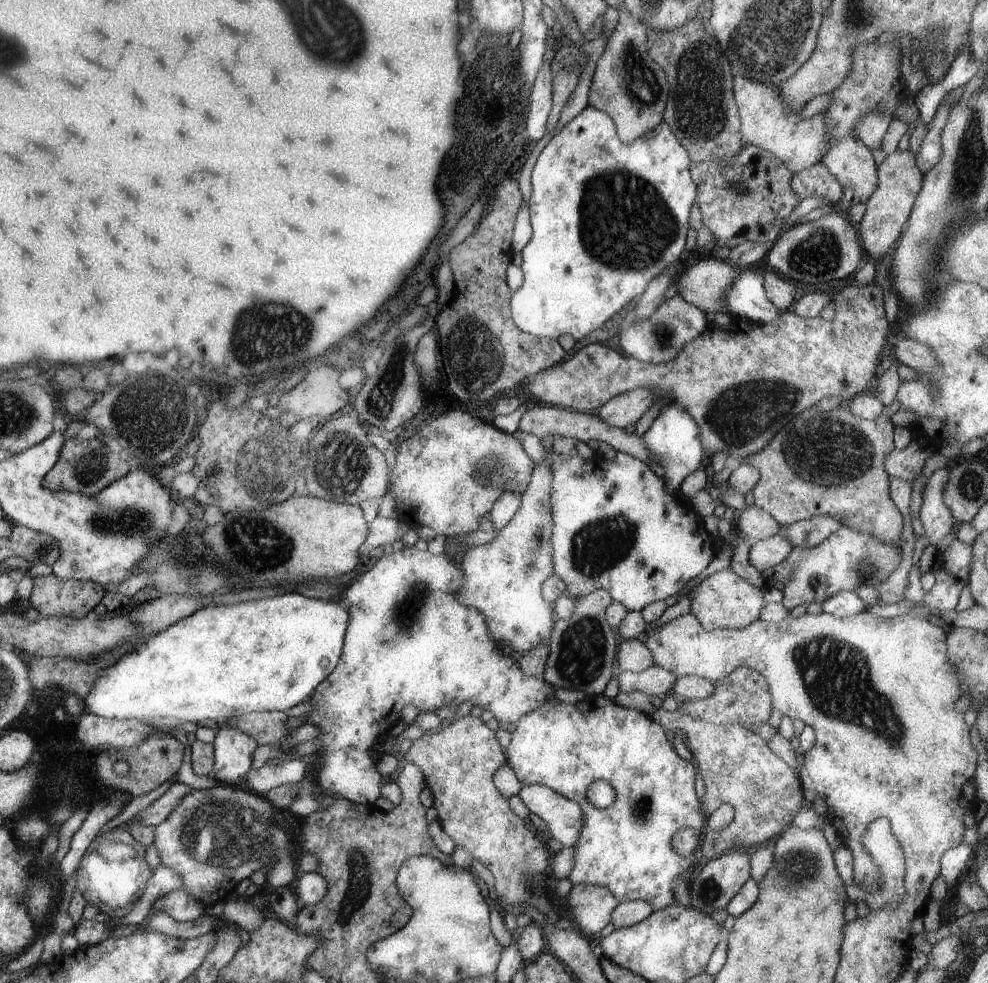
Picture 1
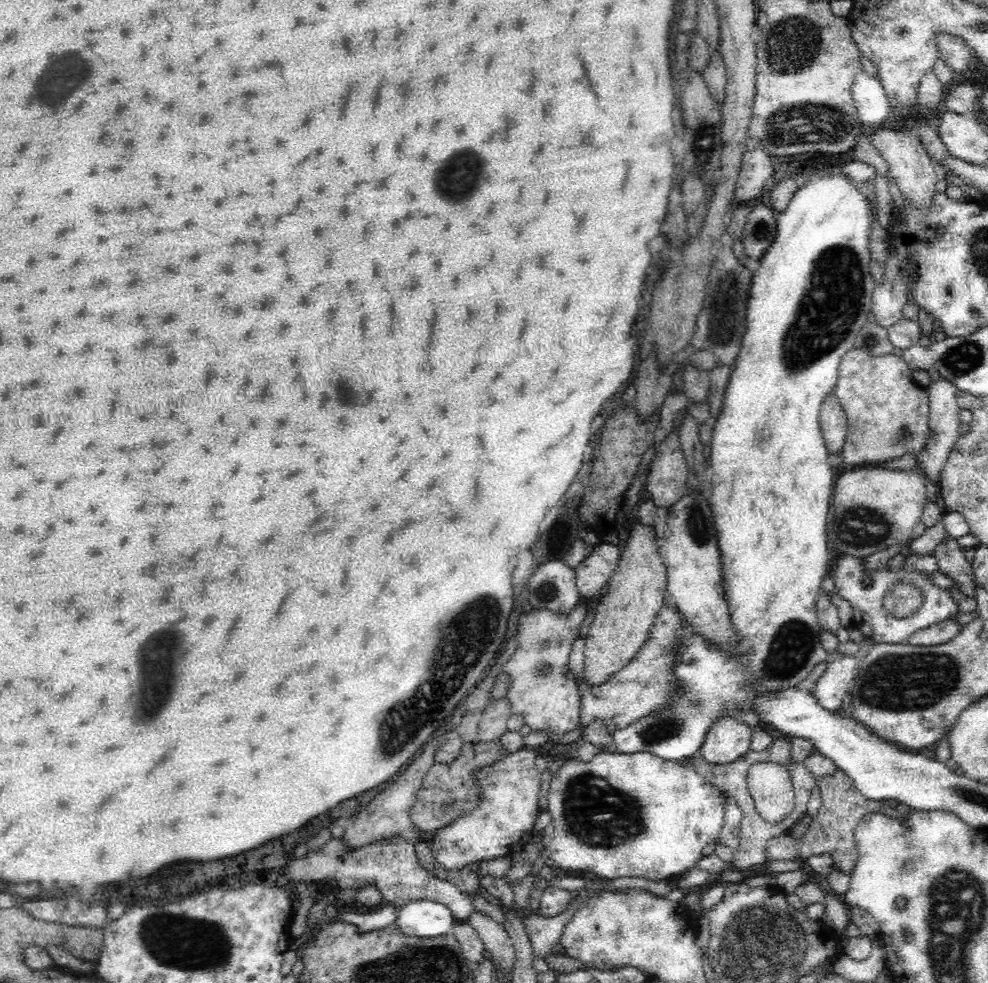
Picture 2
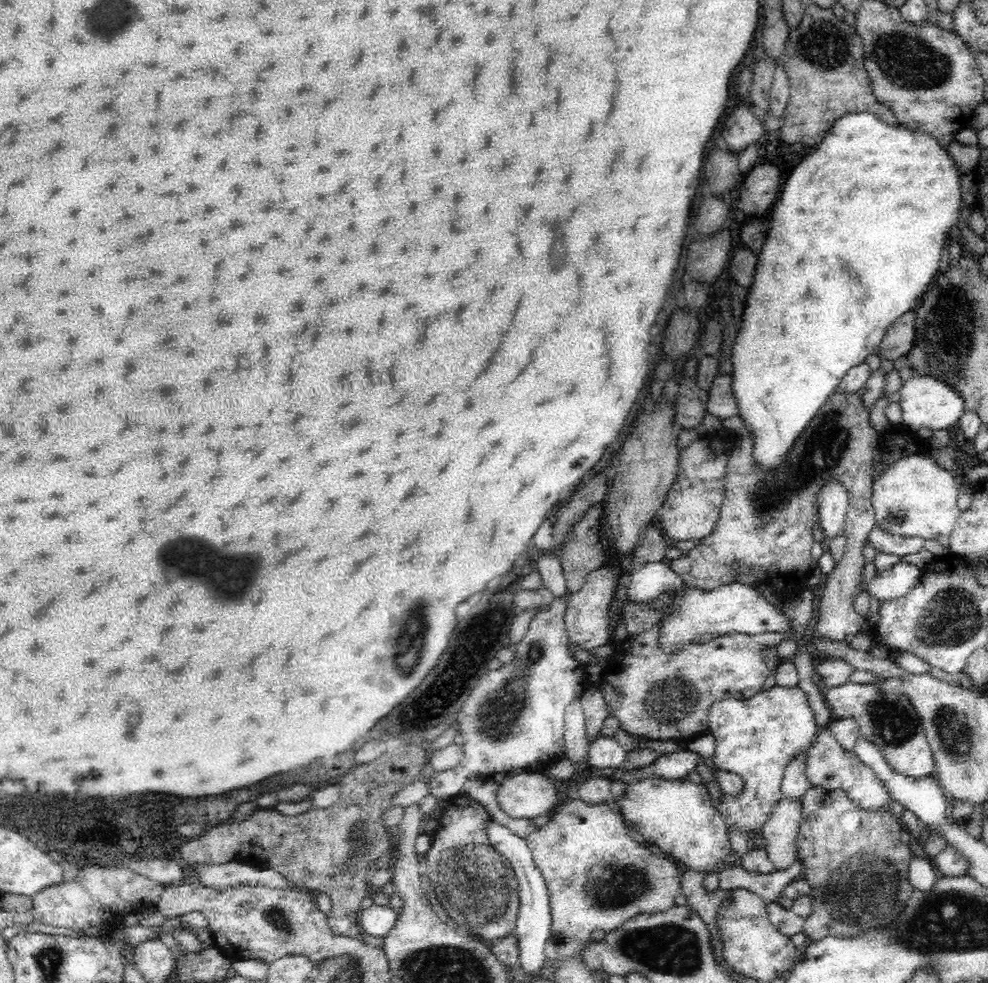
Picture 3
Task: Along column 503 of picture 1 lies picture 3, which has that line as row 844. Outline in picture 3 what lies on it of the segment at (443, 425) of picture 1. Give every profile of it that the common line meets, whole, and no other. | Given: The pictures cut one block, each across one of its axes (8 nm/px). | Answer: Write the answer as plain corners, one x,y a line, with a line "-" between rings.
454,796
438,820
432,848
424,856
434,894
438,896
446,914
456,922
470,928
470,934
496,942
506,936
516,936
516,920
520,912
520,884
510,862
494,850
484,834
486,822
492,816
476,800

